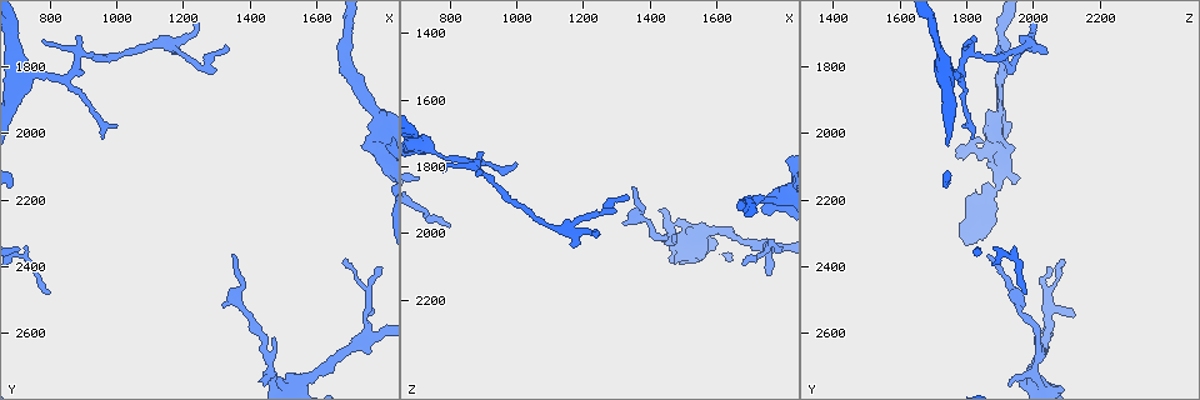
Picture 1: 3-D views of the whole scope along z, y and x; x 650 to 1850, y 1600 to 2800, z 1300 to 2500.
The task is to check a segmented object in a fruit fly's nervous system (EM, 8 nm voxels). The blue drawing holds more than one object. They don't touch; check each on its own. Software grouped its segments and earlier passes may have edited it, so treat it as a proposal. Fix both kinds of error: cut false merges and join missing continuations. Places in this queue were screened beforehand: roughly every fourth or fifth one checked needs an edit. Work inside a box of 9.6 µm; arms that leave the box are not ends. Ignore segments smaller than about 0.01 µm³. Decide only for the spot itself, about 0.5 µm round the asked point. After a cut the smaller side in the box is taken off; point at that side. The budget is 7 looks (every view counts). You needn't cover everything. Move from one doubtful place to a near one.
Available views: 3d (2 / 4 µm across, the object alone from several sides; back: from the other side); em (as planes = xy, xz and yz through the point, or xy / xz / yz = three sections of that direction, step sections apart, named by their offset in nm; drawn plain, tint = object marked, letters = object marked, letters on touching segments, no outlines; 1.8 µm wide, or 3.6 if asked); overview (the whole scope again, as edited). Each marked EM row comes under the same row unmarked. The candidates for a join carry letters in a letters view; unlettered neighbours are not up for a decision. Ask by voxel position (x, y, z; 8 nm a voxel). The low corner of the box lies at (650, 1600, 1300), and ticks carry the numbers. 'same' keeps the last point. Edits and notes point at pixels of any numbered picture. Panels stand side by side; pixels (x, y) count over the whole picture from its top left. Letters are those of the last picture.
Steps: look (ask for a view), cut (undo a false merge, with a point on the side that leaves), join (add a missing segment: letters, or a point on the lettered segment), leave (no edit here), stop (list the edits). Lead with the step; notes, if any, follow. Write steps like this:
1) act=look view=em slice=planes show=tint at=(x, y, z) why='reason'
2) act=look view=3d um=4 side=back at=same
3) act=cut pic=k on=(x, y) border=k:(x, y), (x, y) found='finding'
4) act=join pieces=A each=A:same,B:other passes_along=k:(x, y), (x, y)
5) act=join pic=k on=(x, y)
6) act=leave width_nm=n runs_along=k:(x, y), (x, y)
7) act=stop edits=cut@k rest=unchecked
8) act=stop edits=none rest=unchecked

act=look view=3d um=4 at=(1330, 1750, 1890) why='tapers out'

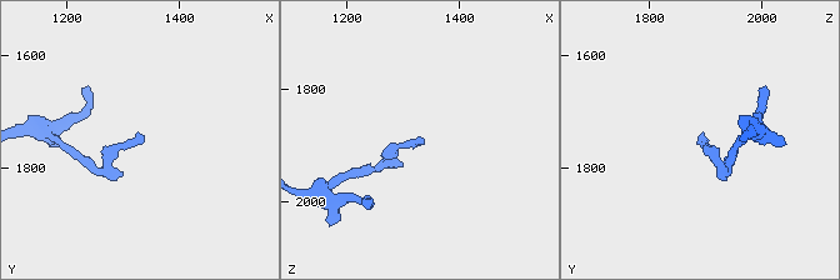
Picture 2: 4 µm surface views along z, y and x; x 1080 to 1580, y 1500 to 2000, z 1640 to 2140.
act=look view=em slice=planes show=letters at=(1335, 1750, 1880)

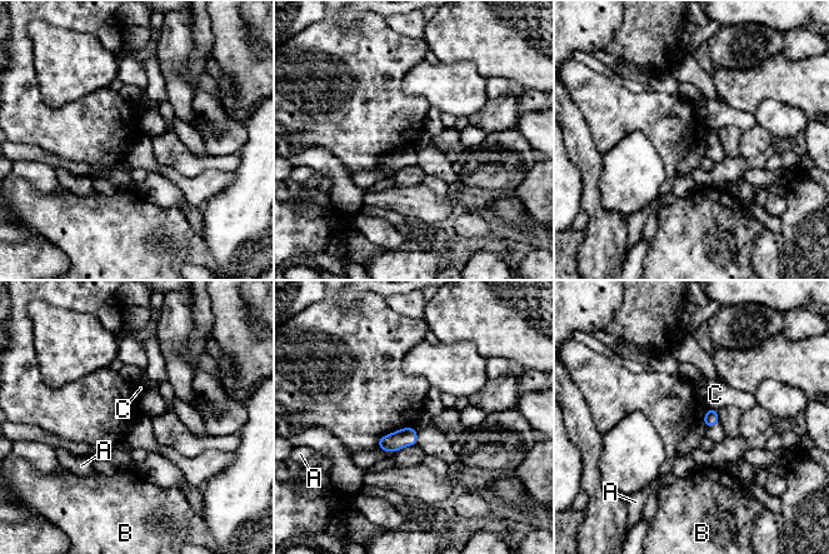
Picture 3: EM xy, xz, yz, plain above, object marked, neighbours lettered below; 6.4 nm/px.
act=leave width_nm=90 each=A:other,B:other,C:other found='no lettered segment goes on from it'

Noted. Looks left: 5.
act=look view=3d um=2 at=(1000, 1980, 1790) why='an open end'

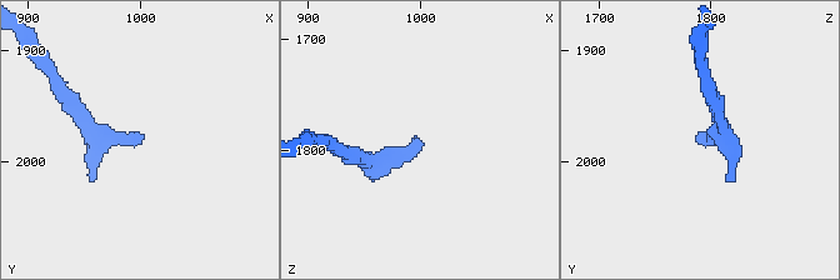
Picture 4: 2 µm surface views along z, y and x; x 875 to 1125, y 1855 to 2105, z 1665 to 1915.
act=look view=em um=3.6 slice=xz step=8 show=letters at=(1002, 1976, 1790) why='need the tissue'

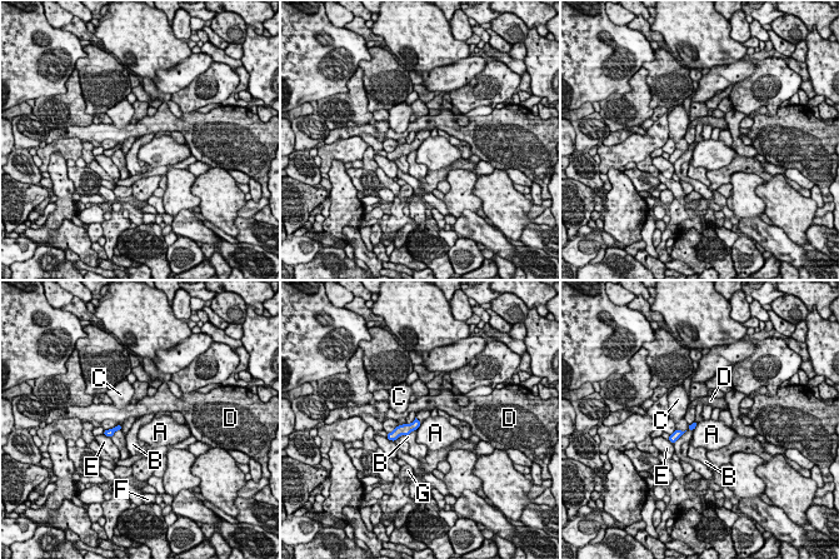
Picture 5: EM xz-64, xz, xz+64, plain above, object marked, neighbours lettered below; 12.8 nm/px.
act=leave width_nm=70 each=A:other,B:other,C:other,D:other,E:other,F:other,G:other border=5:(415, 429), (406, 437) found='no lettered segment goes on from it'

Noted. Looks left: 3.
act=look view=em slice=planes show=letters at=(1690, 2390, 2090) why='tapers out'

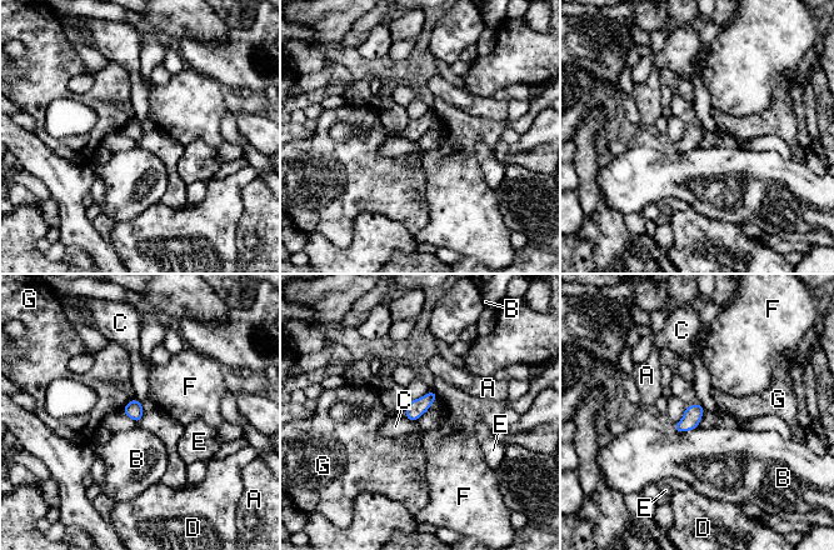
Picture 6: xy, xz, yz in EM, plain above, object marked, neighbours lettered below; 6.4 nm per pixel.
act=leave width_nm=120 each=A:other,B:other,C:other,D:other,E:other,F:other,G:other border=6:(404, 415), (416, 421) found='none of them fits'

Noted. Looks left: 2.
act=stop edits=none rest=unchecked

